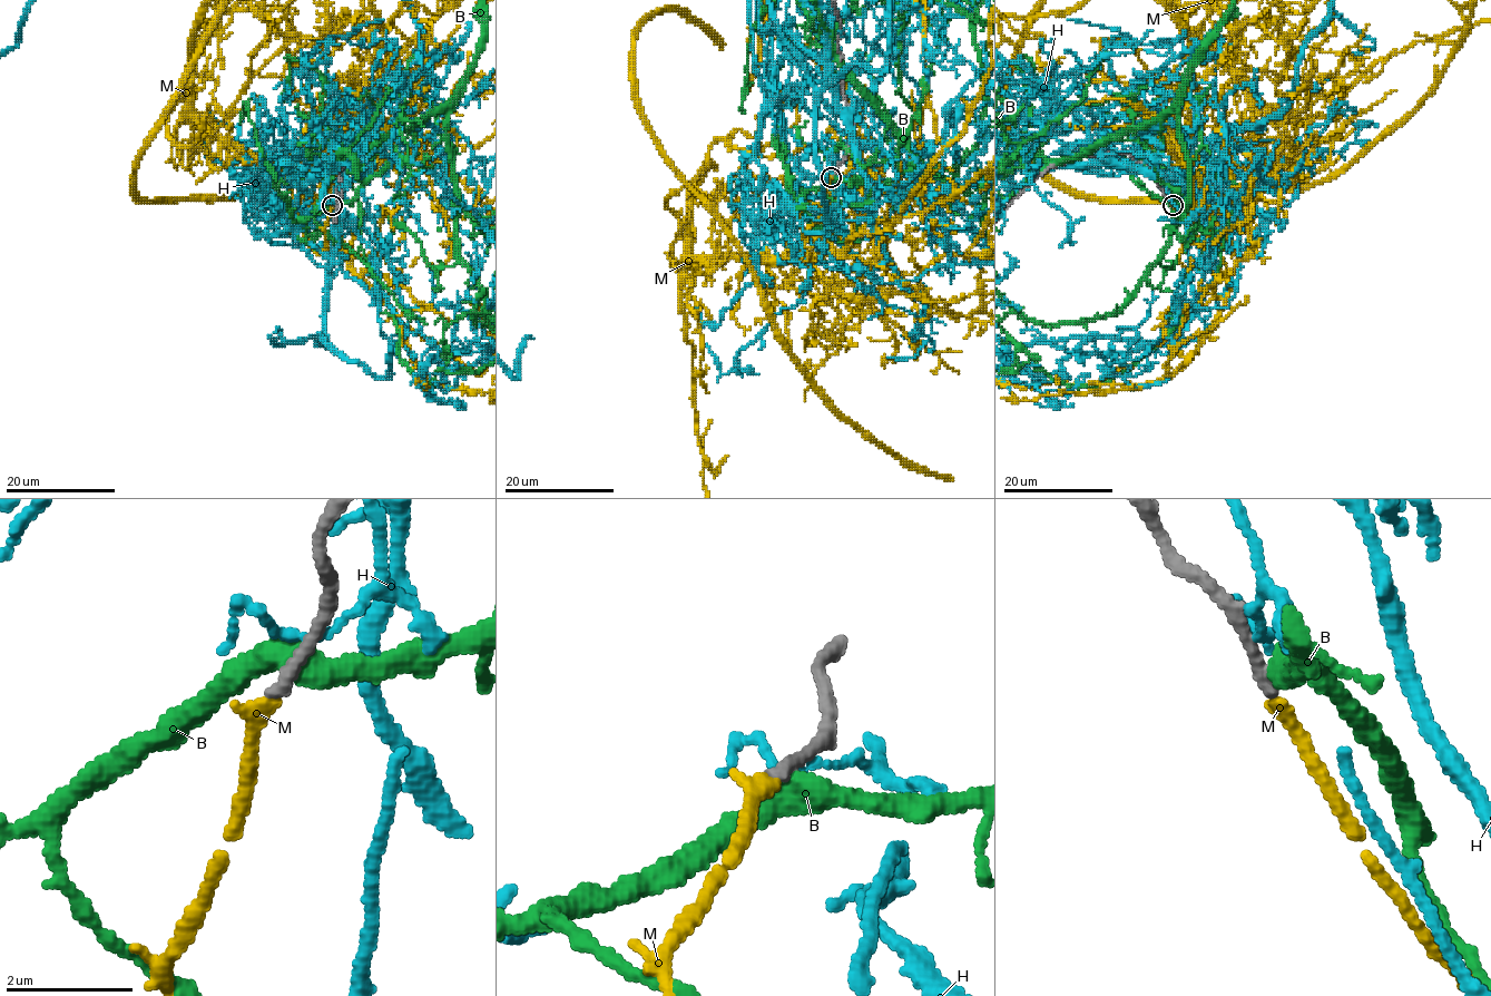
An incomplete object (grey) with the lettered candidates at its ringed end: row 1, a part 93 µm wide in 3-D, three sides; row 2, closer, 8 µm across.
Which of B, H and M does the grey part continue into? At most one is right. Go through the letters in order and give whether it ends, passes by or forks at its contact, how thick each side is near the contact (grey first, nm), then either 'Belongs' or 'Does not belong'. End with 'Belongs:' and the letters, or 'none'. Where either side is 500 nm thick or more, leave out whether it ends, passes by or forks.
B: It passes by. Thickness 220 nm (grey) against 440 nm. Does not belong
H: It passes by. Thickness 280 nm (grey) against 110 nm. Does not belong
M: It ends there. Thickness 200 nm (grey) against 240 nm. Belongs
Belongs: M

